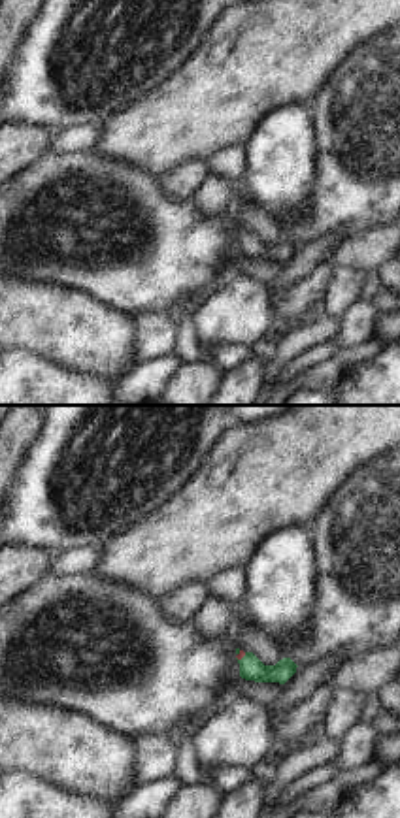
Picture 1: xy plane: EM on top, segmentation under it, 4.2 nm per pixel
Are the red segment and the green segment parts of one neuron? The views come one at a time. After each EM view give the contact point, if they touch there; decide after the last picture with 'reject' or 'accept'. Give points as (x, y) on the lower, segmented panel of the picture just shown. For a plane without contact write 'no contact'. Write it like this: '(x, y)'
(240, 658)

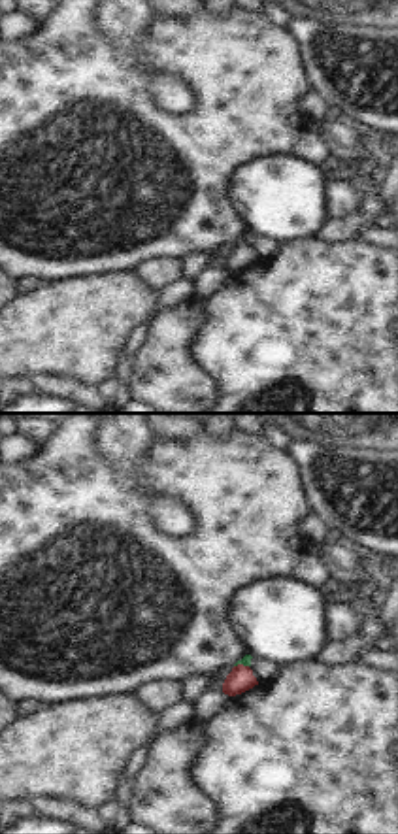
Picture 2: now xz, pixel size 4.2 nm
(240, 665)

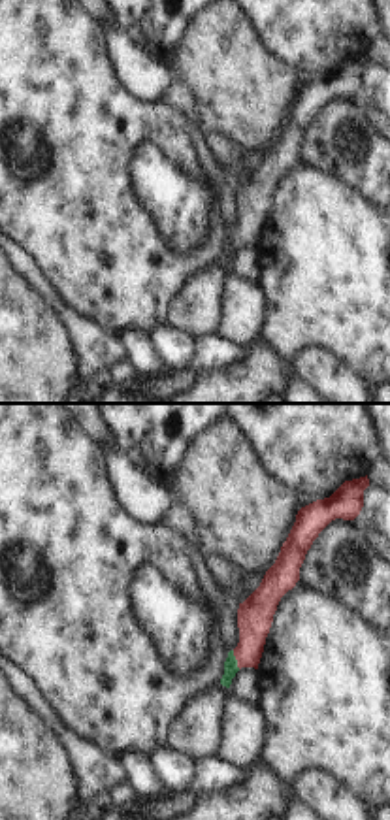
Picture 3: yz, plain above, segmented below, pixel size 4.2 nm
(236, 658)

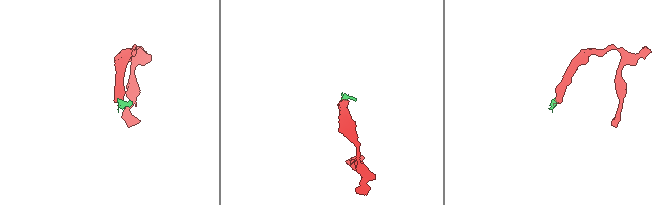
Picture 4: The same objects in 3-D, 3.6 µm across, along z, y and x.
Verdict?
accept

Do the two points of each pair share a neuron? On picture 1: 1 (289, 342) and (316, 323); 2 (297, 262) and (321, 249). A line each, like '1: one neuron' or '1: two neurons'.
1: one neuron
2: one neuron

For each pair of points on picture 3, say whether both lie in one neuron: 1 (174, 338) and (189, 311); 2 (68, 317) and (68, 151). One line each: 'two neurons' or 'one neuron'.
1: two neurons
2: two neurons

